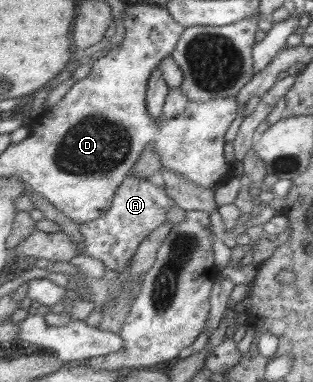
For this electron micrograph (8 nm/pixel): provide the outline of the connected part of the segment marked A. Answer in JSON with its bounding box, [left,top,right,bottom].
[79,175,173,273]

